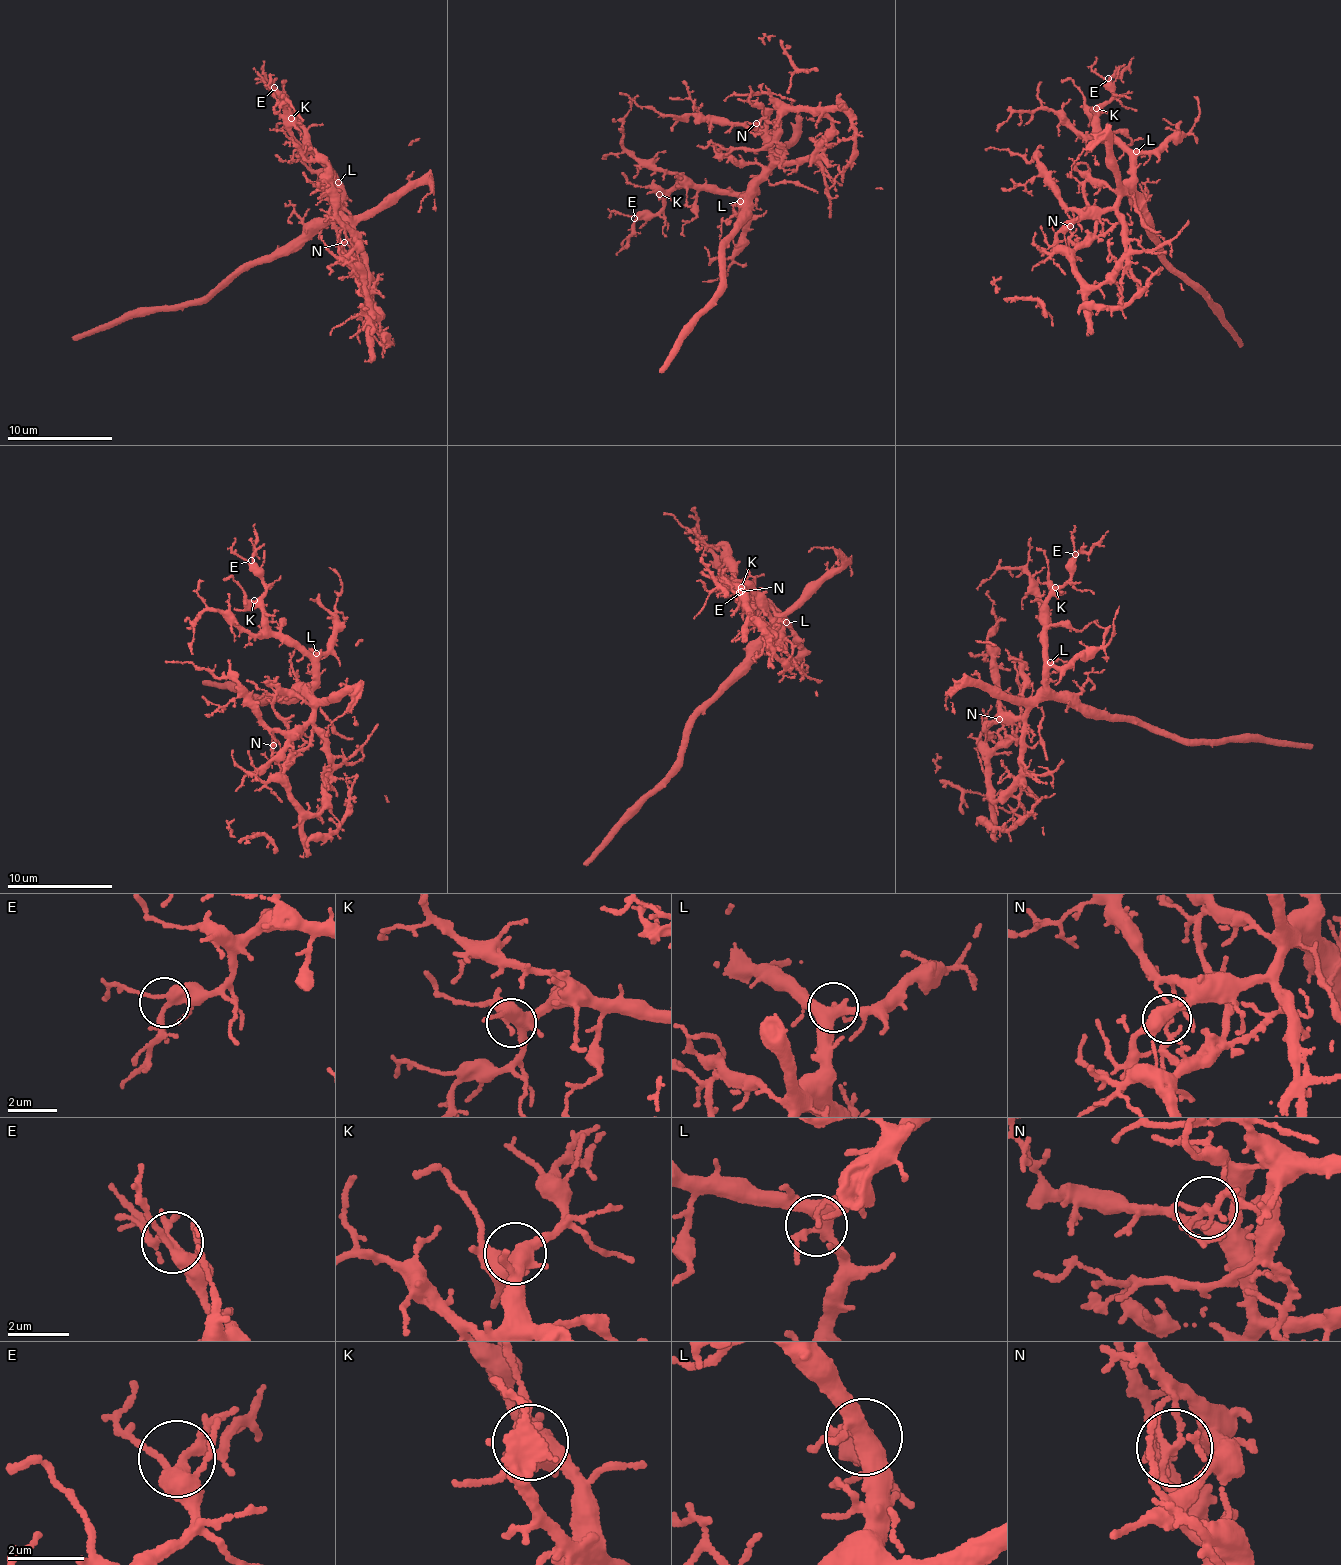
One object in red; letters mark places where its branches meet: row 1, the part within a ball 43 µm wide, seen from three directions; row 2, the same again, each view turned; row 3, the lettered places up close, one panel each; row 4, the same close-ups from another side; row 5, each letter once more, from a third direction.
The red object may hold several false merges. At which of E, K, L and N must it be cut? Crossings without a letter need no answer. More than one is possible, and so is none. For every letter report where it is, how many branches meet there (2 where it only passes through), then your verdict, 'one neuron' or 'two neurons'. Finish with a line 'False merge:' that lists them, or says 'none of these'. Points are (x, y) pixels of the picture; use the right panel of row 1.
E: (1108, 78) | 6 | one neuron
K: (1096, 108) | 6 | one neuron
L: (1136, 151) | 4 | one neuron
N: (1070, 226) | 6 | two neurons
False merge: N

